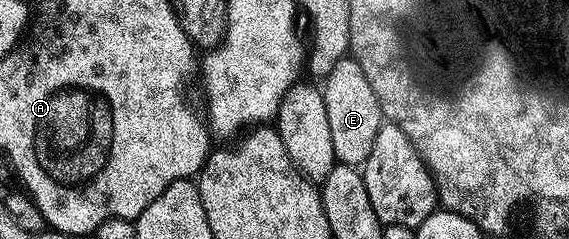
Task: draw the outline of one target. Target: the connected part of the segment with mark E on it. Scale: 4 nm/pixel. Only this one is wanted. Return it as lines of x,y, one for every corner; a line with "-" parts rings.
346,58
338,62
335,70
324,77
321,93
327,106
327,123
337,163
364,165
367,154
371,154
371,146
375,144
375,134
379,134
381,129
383,117
371,84
357,61

